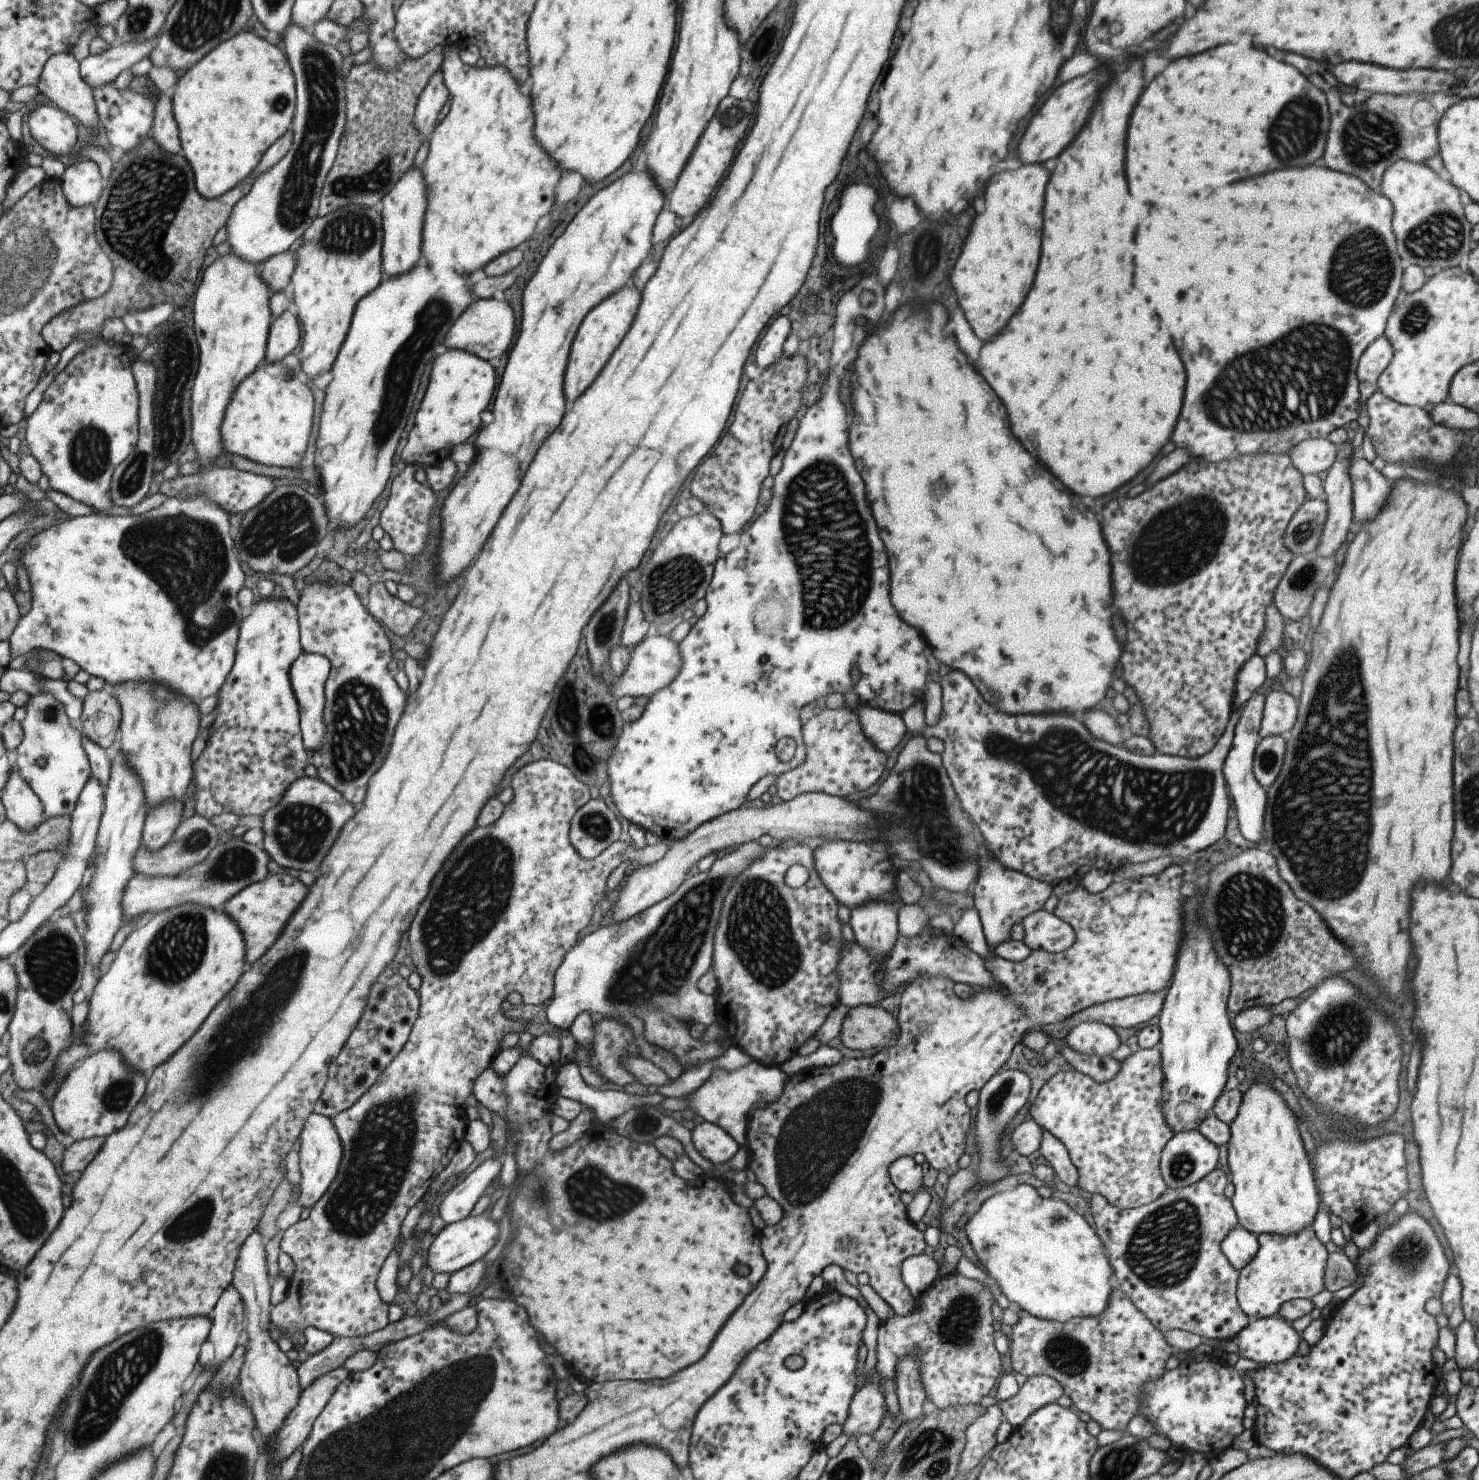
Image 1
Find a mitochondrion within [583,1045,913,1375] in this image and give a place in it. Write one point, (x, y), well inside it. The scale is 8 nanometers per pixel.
(817, 1140)

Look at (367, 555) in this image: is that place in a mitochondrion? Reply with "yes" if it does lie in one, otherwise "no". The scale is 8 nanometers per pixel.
no

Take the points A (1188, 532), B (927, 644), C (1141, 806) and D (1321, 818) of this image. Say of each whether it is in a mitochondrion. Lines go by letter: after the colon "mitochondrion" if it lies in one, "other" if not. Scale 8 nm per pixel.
A: mitochondrion
B: other
C: mitochondrion
D: mitochondrion

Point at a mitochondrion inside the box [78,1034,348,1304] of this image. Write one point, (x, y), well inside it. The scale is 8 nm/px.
(194, 1222)

